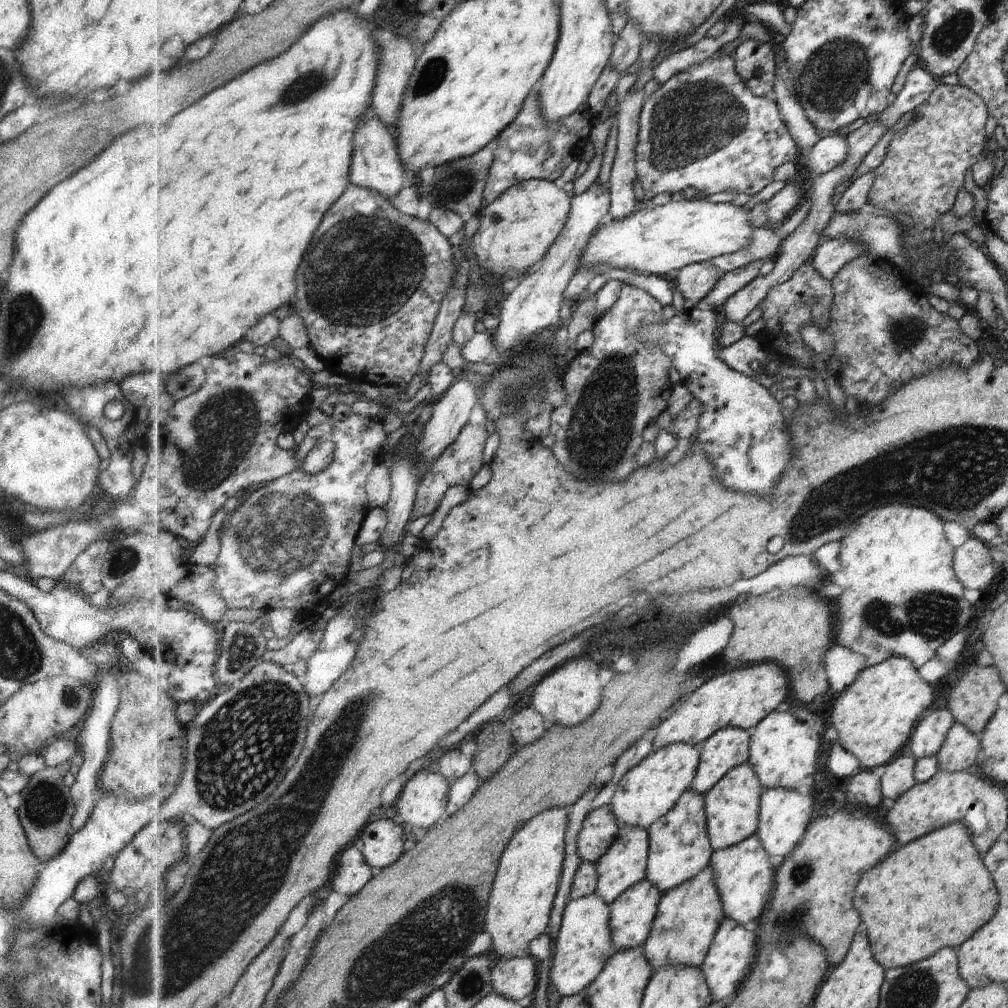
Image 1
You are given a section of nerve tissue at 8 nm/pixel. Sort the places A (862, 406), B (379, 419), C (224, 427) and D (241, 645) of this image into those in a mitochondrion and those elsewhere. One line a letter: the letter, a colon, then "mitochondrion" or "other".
A: other
B: other
C: mitochondrion
D: mitochondrion

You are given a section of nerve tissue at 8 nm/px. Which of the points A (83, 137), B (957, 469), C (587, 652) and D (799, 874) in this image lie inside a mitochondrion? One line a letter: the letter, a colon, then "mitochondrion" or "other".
A: other
B: mitochondrion
C: other
D: mitochondrion

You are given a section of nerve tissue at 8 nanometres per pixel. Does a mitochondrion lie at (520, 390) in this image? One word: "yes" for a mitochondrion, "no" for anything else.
yes

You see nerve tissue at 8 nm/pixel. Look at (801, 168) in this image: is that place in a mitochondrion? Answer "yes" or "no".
no

